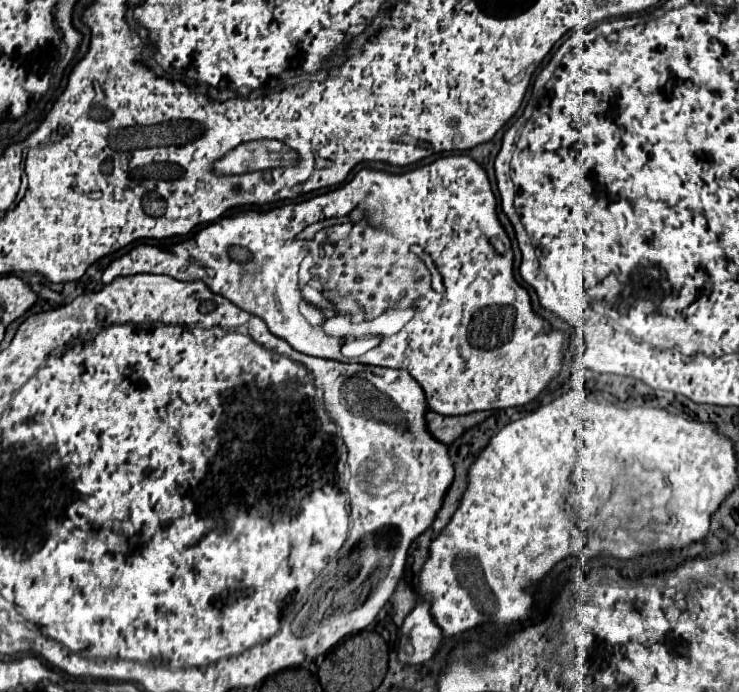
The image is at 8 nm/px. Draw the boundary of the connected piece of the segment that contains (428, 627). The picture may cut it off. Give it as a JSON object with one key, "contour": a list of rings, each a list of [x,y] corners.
{"contour":[[[427,603],[415,605],[415,609],[405,617],[401,633],[413,647],[411,655],[399,655],[407,665],[421,665],[429,661],[441,643],[441,629],[433,623]]]}

